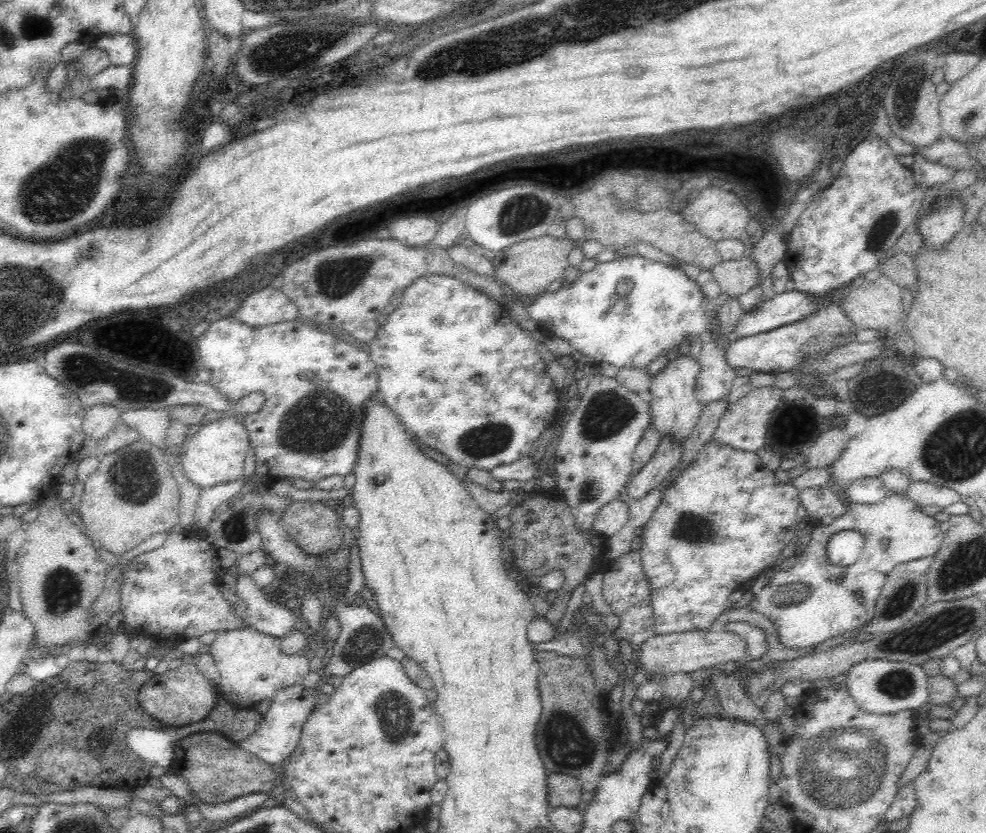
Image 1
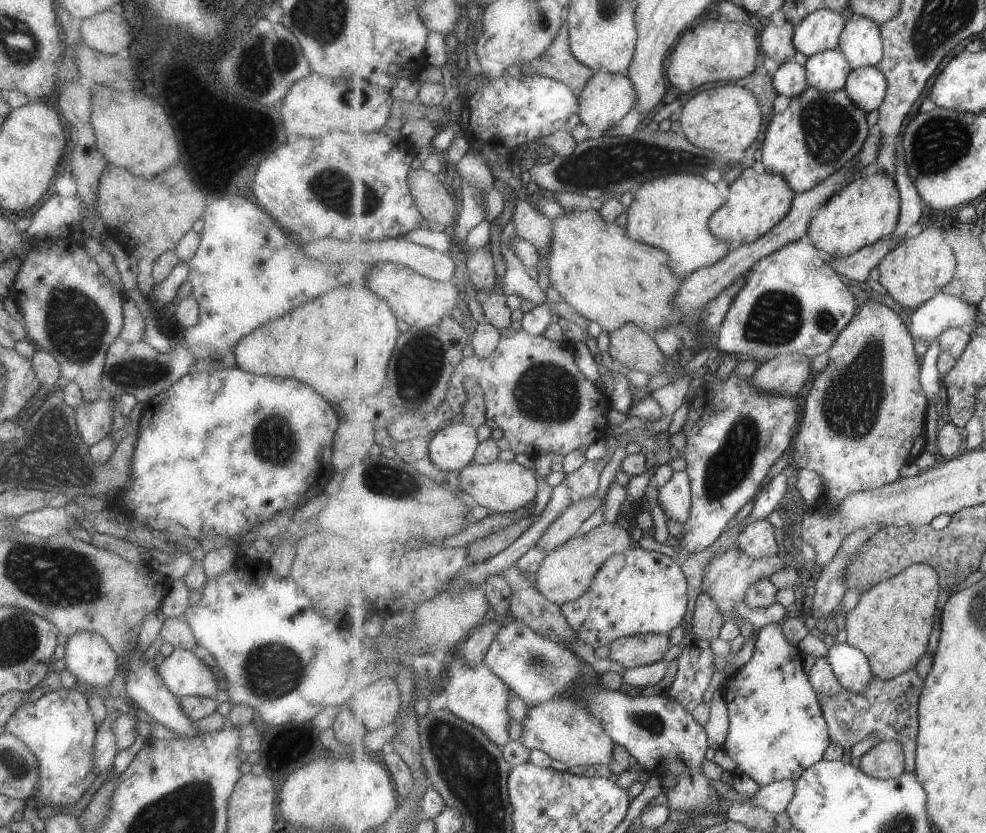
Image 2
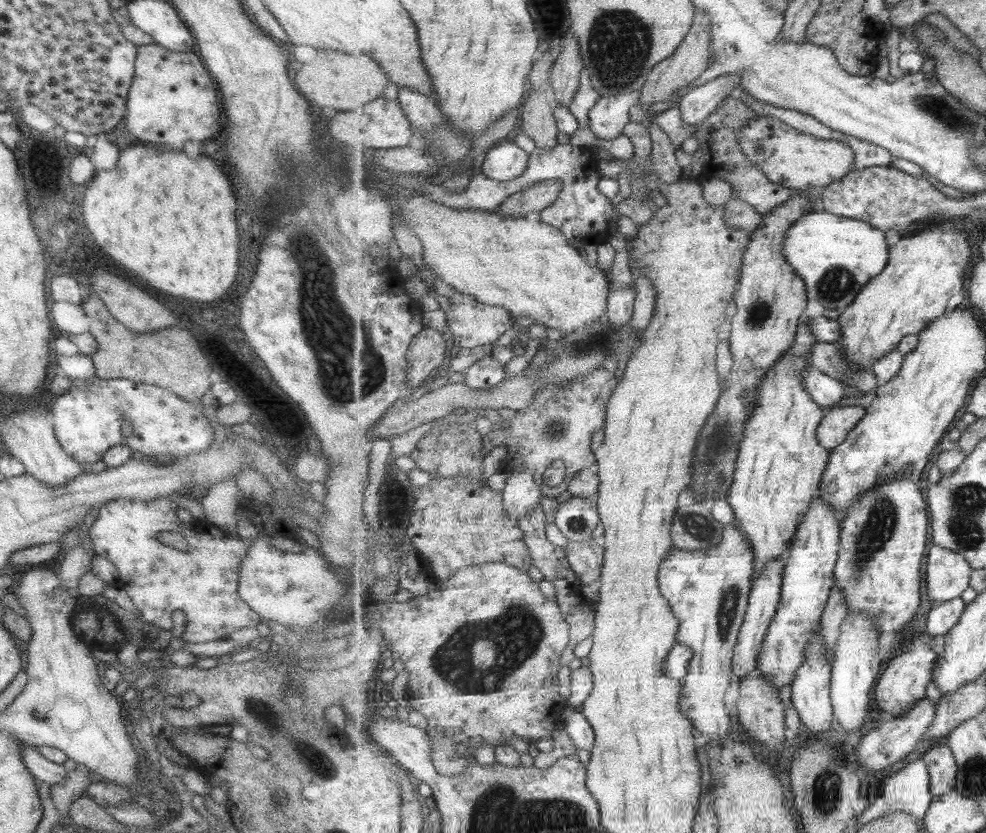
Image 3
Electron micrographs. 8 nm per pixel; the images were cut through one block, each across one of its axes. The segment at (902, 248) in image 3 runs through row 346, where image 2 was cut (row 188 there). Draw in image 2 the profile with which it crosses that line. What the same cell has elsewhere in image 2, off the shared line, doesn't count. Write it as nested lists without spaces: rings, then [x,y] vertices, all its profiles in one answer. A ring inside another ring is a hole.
[[[885,172],[858,175],[848,186],[837,192],[810,223],[808,241],[823,255],[850,256],[889,237],[898,228],[901,216],[901,194],[896,180]]]

